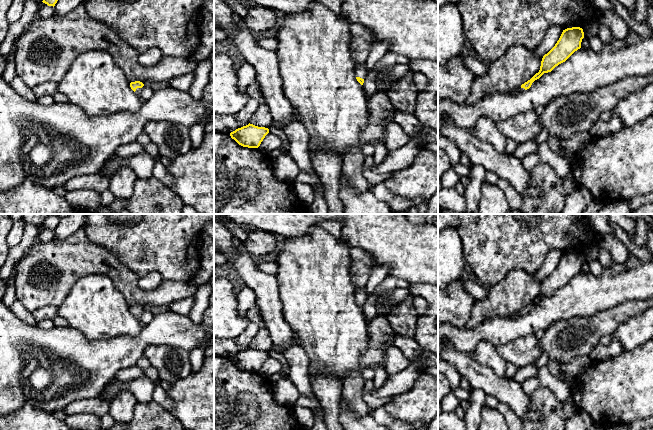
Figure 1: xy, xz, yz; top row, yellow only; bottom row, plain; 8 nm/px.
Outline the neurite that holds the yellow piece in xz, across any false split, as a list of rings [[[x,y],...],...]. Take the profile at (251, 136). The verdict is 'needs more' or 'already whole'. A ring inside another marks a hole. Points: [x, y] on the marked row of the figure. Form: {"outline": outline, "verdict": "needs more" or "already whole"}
{"outline": [[[249,123],[231,132],[230,136],[243,147],[258,148],[268,133],[268,128],[258,127]]], "verdict": "already whole"}

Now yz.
{"outline": [[[580,27],[563,30],[555,46],[543,56],[539,72],[519,88],[514,89],[512,93],[517,94],[529,89],[532,83],[544,73],[551,72],[556,66],[565,62],[575,51],[581,48],[583,38],[584,32]]], "verdict": "needs more"}

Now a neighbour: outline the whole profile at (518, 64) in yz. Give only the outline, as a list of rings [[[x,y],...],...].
[[[510,46],[506,52],[488,65],[488,71],[483,76],[475,76],[471,94],[466,104],[473,104],[485,95],[511,92],[530,80],[539,72],[542,59],[536,55],[536,50],[529,50],[524,46]]]

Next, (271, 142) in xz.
[[[269,132],[261,142],[258,149],[268,155],[271,152],[278,150],[281,145],[281,139],[273,133]]]

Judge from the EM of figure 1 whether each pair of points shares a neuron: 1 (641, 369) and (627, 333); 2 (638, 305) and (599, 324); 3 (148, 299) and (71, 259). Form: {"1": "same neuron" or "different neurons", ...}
{"1": "different neurons", "2": "same neuron", "3": "same neuron"}

